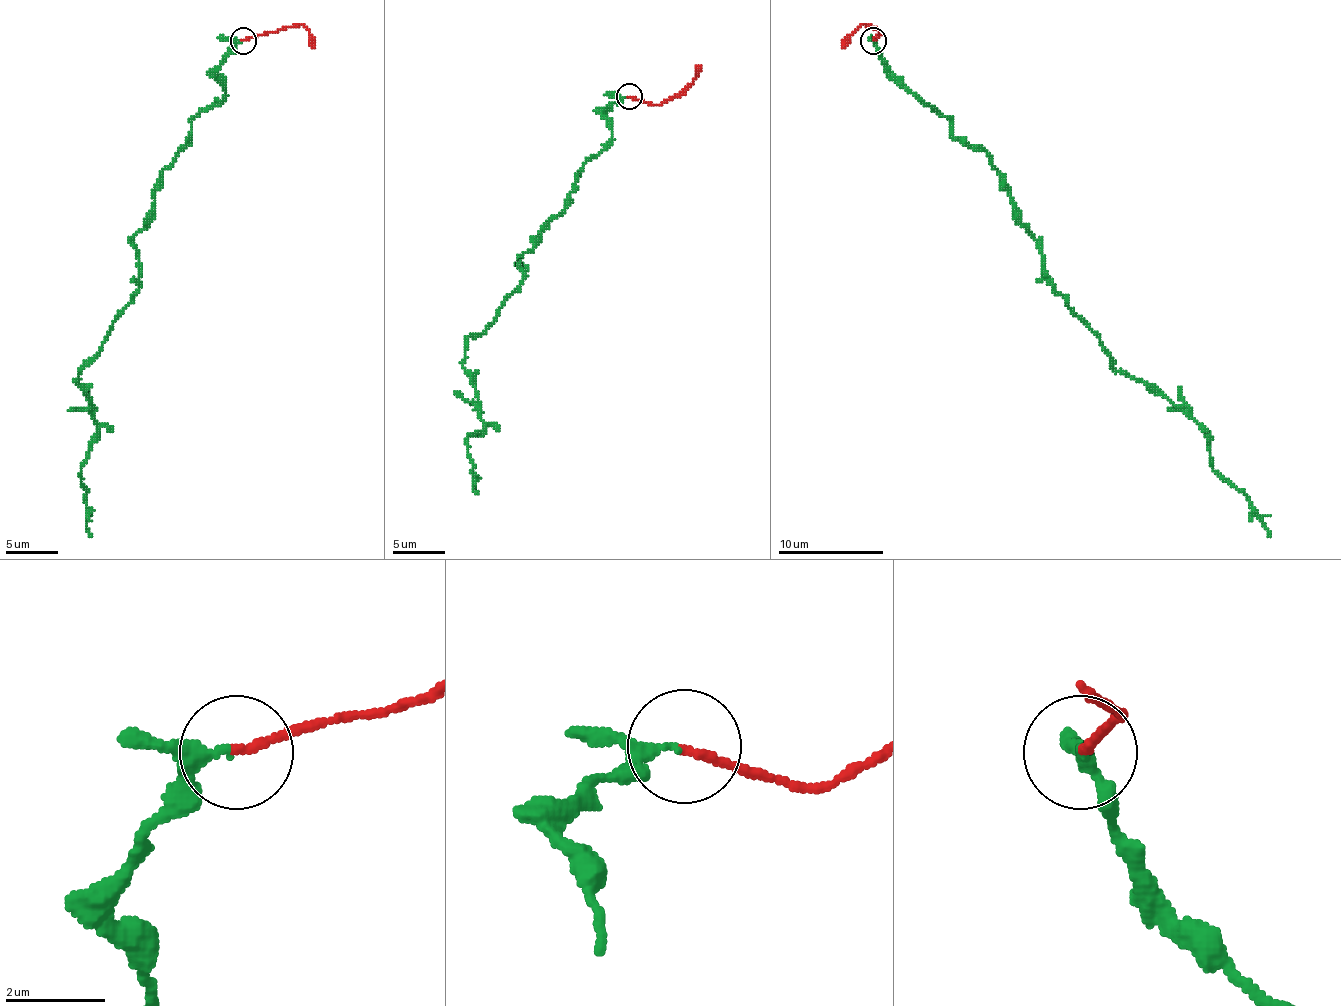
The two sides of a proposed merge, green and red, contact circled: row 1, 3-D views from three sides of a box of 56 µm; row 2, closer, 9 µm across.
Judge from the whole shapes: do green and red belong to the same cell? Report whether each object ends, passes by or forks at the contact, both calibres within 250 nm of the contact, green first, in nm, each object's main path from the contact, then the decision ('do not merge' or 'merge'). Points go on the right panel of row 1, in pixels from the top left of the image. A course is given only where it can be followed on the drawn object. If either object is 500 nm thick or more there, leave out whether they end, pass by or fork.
green passes by; red ends; calibres 180 and 180 nm; course green (874, 40), (955, 137), (981, 148), (1055, 289), (1115, 368), (1202, 429), (1212, 468), (1249, 499), (1270, 536); course red (874, 40), (881, 32), (863, 24), (842, 48); merge

